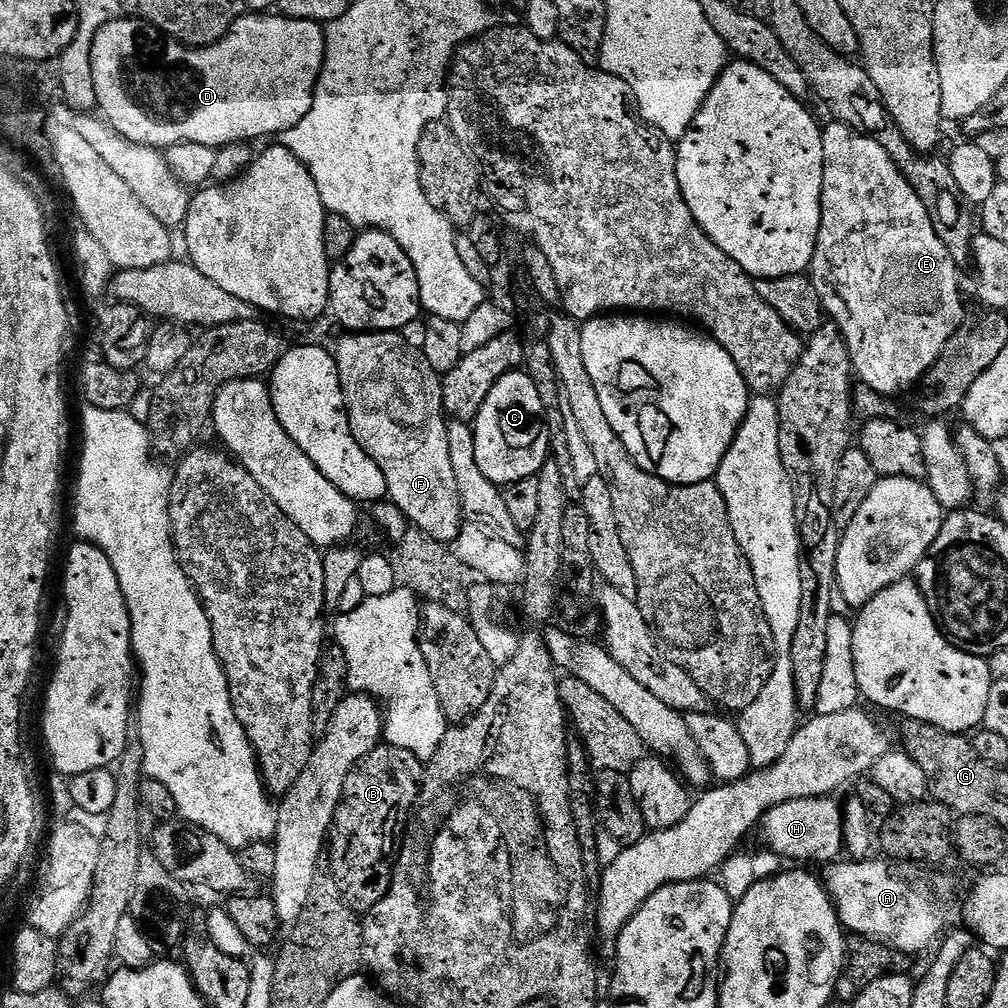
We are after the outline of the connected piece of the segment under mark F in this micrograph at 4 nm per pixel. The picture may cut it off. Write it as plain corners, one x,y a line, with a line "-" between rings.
354,332
344,334
344,337
340,340
340,345
334,348
334,355
336,365
340,370
340,384
344,387
344,398
348,405
348,419
352,422
352,433
356,436
356,441
364,447
364,451
376,461
376,465
384,472
391,503
396,504
417,529
432,535
434,539
440,540
444,545
451,545
460,537
460,529
465,527
466,524
466,515
461,504
459,484
456,481
454,466
451,465
450,446
448,445
449,421
446,419
444,410
444,386
441,373
436,372
434,366
430,366
430,362
424,357
423,351
410,346
410,342
400,332

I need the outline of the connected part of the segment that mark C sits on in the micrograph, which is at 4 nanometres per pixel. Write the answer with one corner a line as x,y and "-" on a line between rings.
524,370
507,372
494,386
494,390
490,390
482,410
475,418
474,431
477,464
485,478
497,486
533,479
550,459
548,447
554,444
542,394

